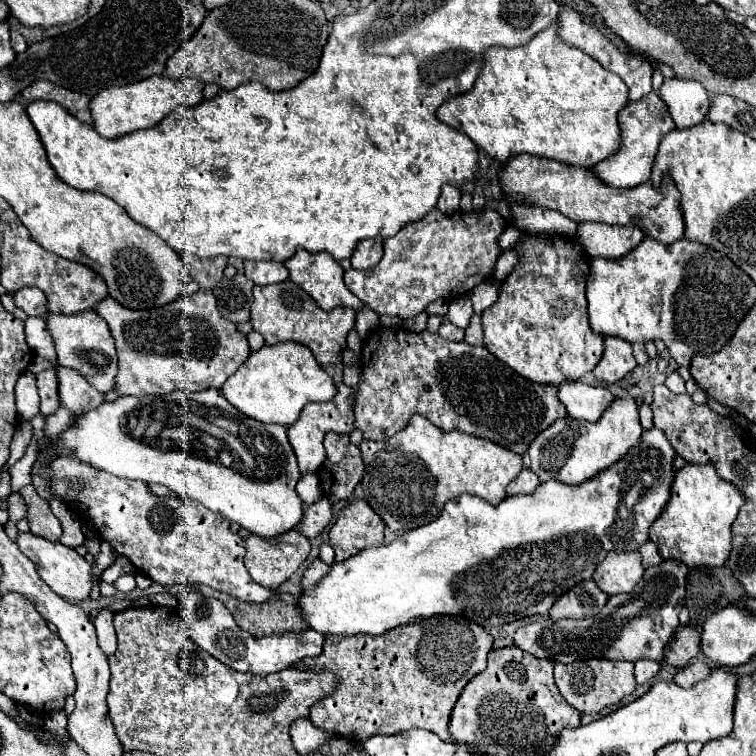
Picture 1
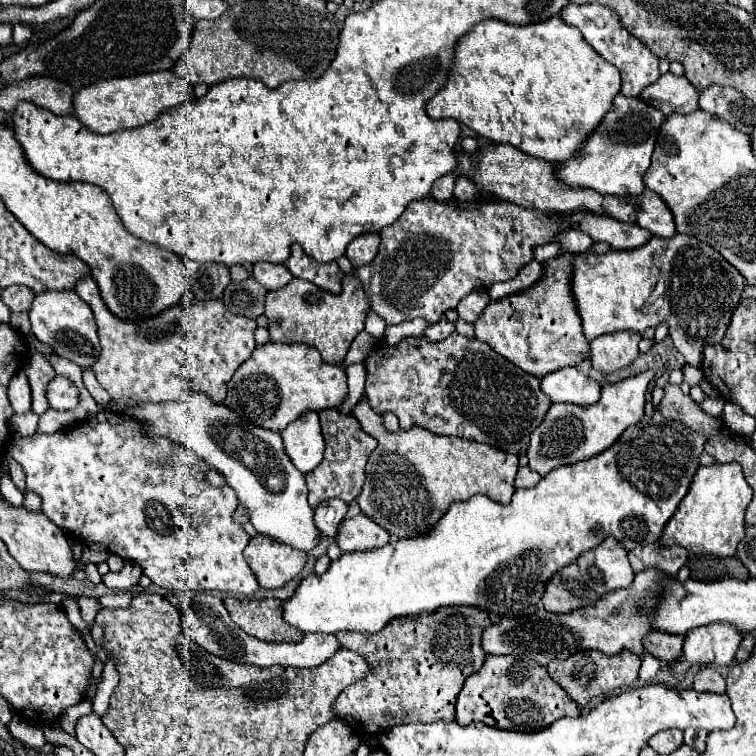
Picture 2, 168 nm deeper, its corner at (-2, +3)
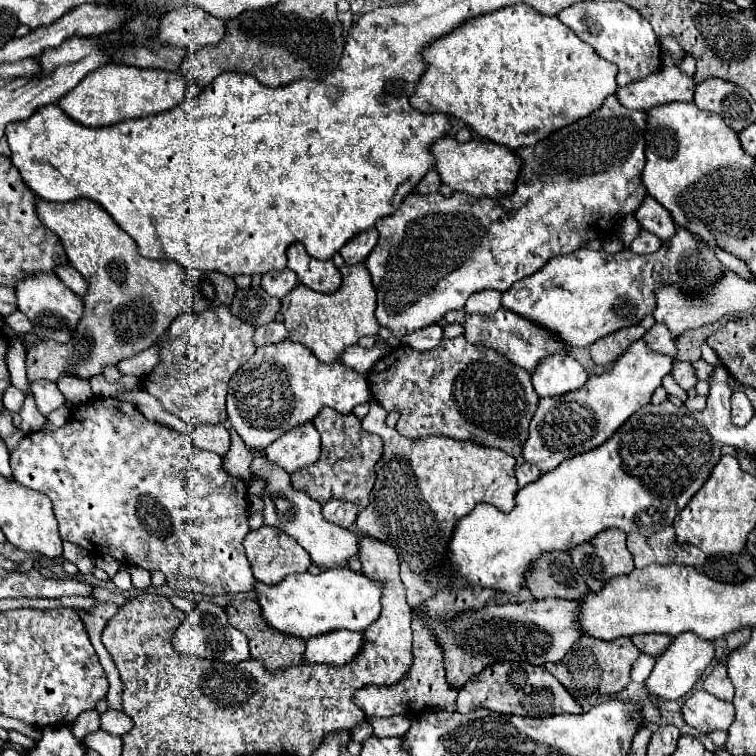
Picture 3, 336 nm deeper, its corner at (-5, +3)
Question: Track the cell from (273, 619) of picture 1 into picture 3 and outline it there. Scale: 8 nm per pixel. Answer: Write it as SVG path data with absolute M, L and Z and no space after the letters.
M234 600L226 606L226 614L228 614L228 620L234 628L242 630L248 638L248 644L250 644L250 654L252 658L260 660L266 664L266 668L286 668L286 666L292 666L292 664L302 664L302 652L306 648L306 640L300 640L296 636L288 636L276 628L272 628L264 616L262 616L262 608L256 600Z

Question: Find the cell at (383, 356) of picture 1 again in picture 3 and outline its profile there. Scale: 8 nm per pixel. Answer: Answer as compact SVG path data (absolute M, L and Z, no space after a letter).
M464 336L446 338L434 350L420 352L410 346L398 346L380 358L368 374L368 386L374 396L388 412L394 408L402 410L396 430L412 440L426 436L448 436L456 440L470 440L488 448L504 450L506 454L520 456L528 438L530 420L538 408L538 394L532 386L532 374L512 364L498 352L486 346L470 344Z

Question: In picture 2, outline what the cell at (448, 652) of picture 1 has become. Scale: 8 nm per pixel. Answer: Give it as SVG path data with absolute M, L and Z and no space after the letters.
M453 606L437 608L435 612L421 616L401 616L401 620L389 622L381 632L375 634L337 632L335 636L339 638L341 646L353 652L361 652L361 656L373 664L373 670L365 680L355 682L339 694L335 702L335 714L345 720L361 738L375 736L381 730L407 722L455 720L455 700L465 684L465 678L483 666L485 652L481 648L481 634L487 626L491 626L491 620L485 610Z

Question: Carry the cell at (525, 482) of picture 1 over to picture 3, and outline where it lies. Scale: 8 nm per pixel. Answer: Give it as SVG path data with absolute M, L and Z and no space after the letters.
M524 462L522 466L516 466L516 478L518 478L518 486L526 486L530 482L536 482L540 478L540 470L534 464Z

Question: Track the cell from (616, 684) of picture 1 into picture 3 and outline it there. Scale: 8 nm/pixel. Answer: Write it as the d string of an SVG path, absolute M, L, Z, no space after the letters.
M584 636L582 640L578 640L572 646L572 652L568 652L568 656L564 656L562 662L558 662L558 664L548 662L548 664L544 664L544 668L552 676L556 676L562 682L562 686L576 700L582 702L596 694L610 696L610 694L622 692L630 682L630 670L638 656L640 656L640 650L632 644L630 638L616 638L612 642L606 642L606 640L596 640L596 638Z

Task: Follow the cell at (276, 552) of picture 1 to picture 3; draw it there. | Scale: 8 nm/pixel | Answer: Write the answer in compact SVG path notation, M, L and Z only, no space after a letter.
M262 526L258 530L248 532L248 536L244 538L244 548L246 548L248 562L252 566L254 578L262 584L268 584L268 586L274 586L274 584L282 582L290 574L306 572L312 564L308 552L292 536L280 532L278 528L270 528L270 526Z

